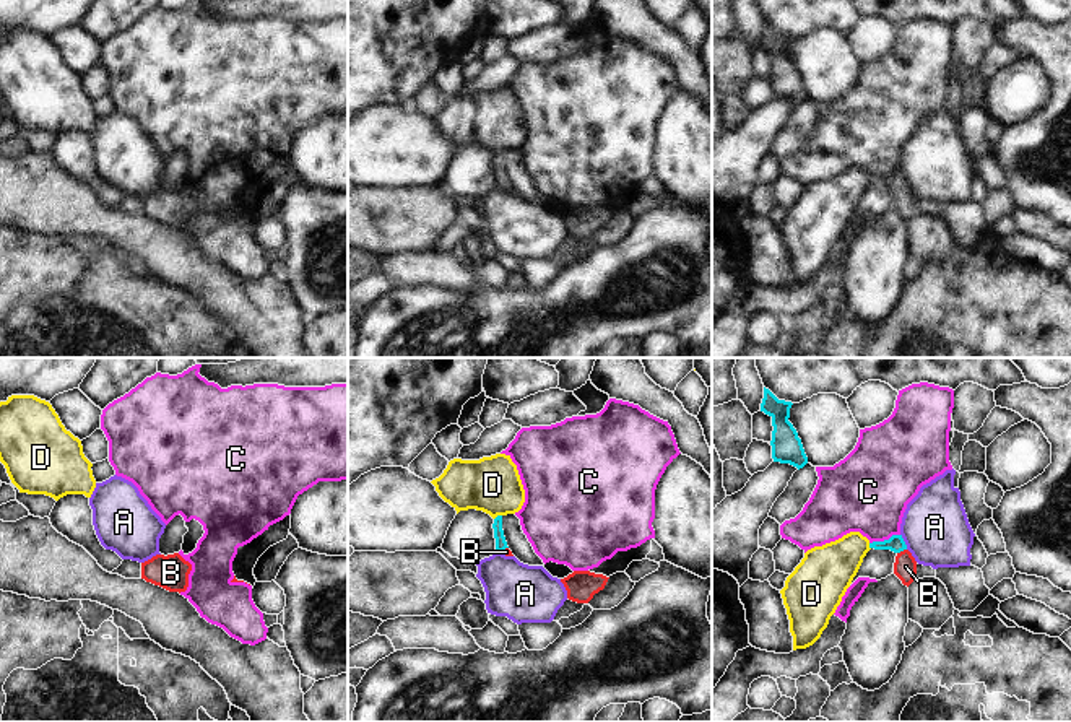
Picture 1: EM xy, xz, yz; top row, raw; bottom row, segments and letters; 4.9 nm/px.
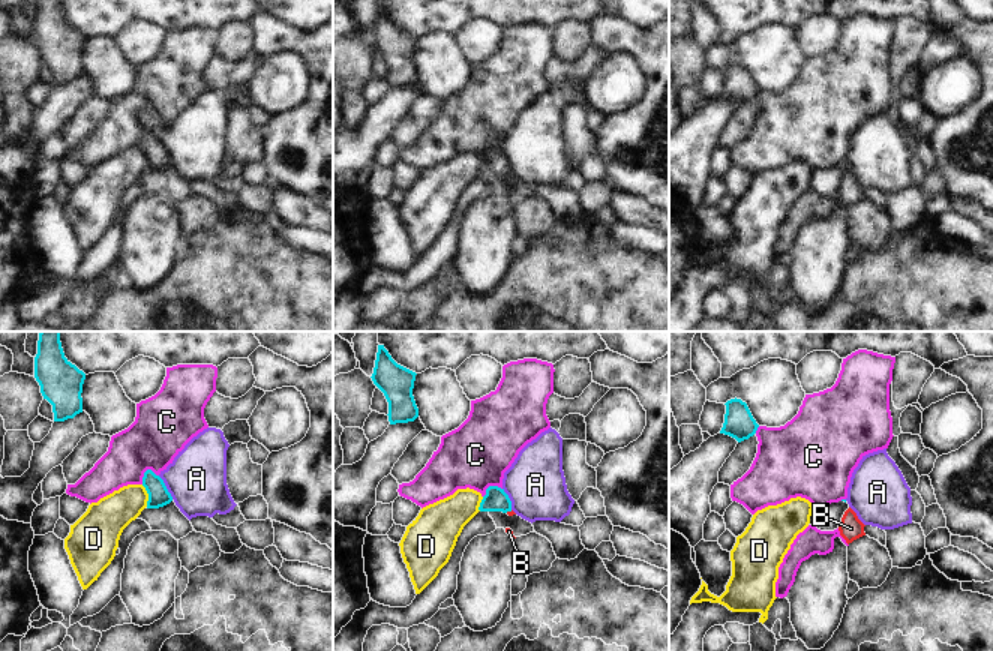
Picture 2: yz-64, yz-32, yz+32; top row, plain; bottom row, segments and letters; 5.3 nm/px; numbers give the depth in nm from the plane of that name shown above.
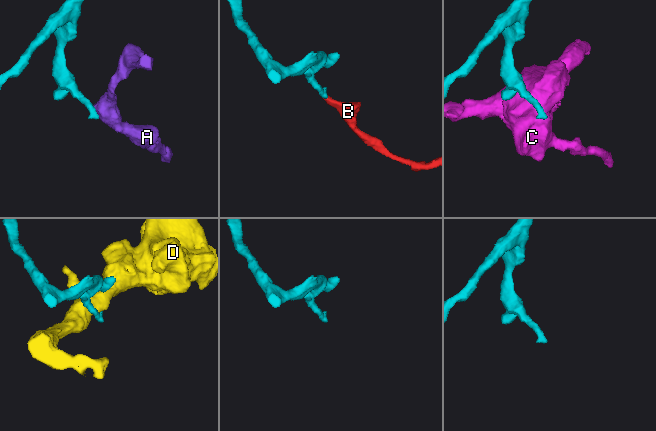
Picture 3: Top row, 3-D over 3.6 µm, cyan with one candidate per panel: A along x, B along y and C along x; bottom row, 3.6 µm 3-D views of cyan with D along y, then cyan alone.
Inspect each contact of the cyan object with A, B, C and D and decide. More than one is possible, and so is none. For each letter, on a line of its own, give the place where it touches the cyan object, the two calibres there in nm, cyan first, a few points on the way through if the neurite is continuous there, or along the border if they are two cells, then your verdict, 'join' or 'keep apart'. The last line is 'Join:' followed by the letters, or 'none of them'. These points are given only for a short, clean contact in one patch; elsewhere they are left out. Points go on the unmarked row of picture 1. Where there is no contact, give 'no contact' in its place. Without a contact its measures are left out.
A: meets cyan in yz at (904, 178); 90 nm thick on the cyan side, 340 nm on the other; border along yz (901, 169), (907, 184); keep apart
B: meets cyan in yz at (901, 186); 90 nm thick on the cyan side, 110 nm on the other; runs through yz (896, 179), (901, 186), (906, 202); join
C: meets cyan in yz at (884, 176); 90 nm thick on the cyan side, 400 nm on the other; keep apart
D: meets cyan in xz at (498, 152); 60 nm thick on the cyan side, 280 nm on the other; border along xz (501, 150), (494, 155); keep apart
Join: B

